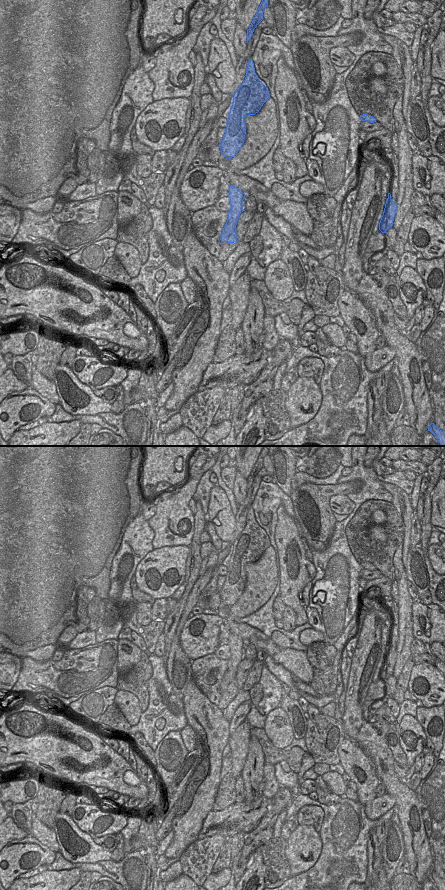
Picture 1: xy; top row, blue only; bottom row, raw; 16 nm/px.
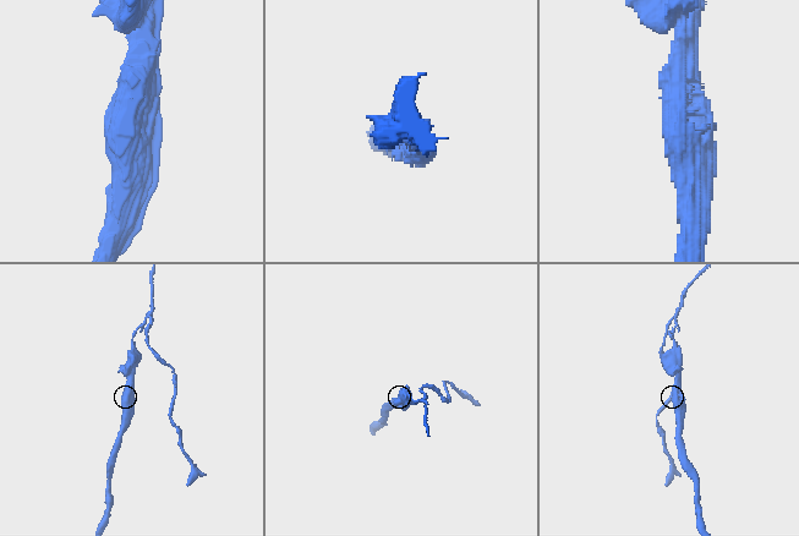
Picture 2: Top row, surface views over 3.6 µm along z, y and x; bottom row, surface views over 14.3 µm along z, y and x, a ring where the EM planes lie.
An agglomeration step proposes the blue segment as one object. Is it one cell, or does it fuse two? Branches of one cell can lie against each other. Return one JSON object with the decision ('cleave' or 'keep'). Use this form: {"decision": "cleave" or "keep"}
{"decision": "cleave"}

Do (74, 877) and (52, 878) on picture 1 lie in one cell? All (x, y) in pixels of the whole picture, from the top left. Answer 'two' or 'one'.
one

